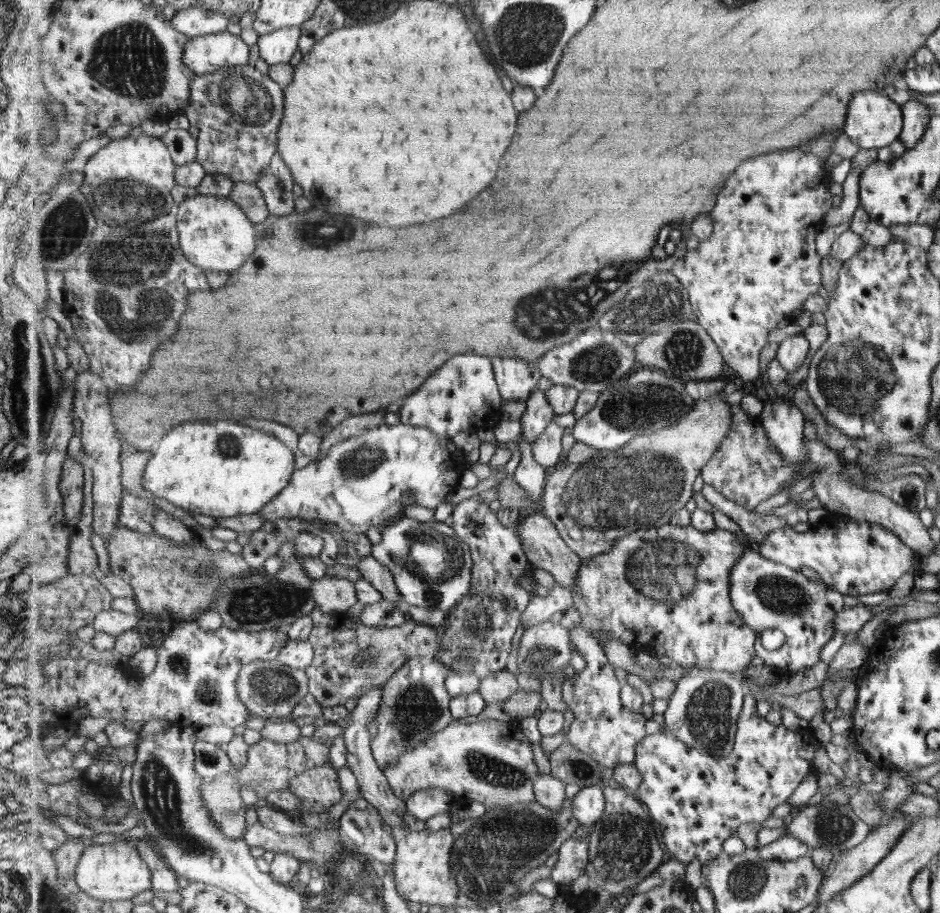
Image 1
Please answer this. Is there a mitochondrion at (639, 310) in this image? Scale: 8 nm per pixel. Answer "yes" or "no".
yes

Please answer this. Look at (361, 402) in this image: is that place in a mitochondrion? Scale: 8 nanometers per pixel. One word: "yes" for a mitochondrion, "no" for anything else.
no

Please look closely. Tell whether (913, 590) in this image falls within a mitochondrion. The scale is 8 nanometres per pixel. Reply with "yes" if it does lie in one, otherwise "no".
no

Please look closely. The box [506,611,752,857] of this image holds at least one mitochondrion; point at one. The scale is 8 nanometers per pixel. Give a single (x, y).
(707, 716)

